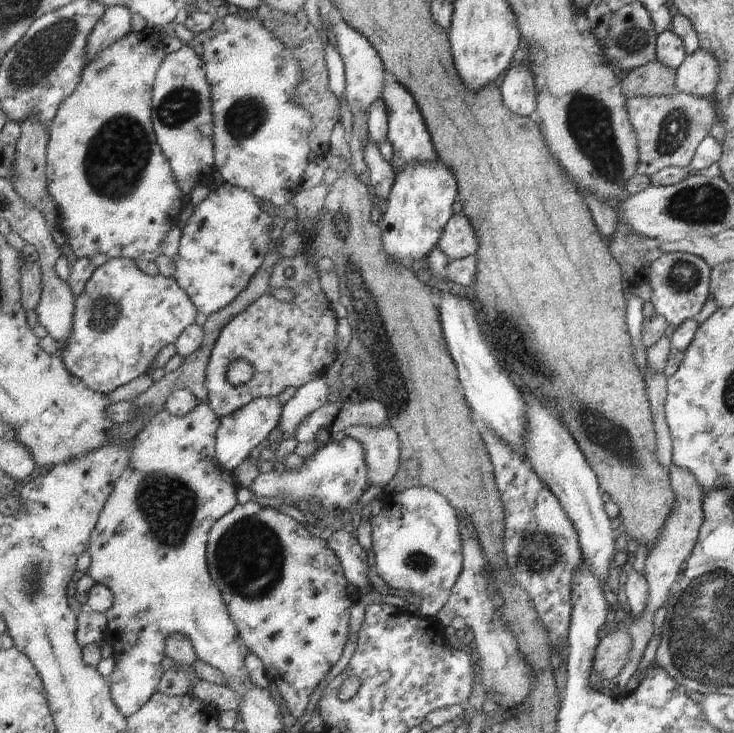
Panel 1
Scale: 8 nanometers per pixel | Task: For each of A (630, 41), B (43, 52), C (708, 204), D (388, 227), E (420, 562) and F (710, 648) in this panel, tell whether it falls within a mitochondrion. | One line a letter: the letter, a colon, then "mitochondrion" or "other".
A: mitochondrion
B: mitochondrion
C: mitochondrion
D: other
E: mitochondrion
F: mitochondrion

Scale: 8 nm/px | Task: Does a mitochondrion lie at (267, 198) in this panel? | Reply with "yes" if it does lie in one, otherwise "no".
no

